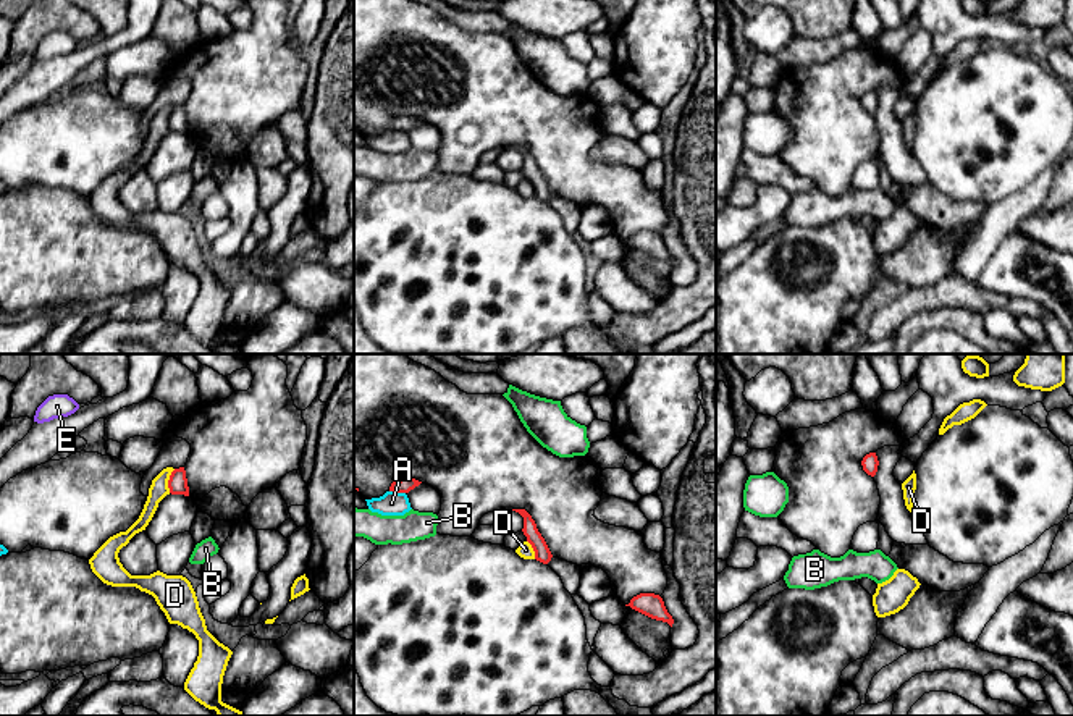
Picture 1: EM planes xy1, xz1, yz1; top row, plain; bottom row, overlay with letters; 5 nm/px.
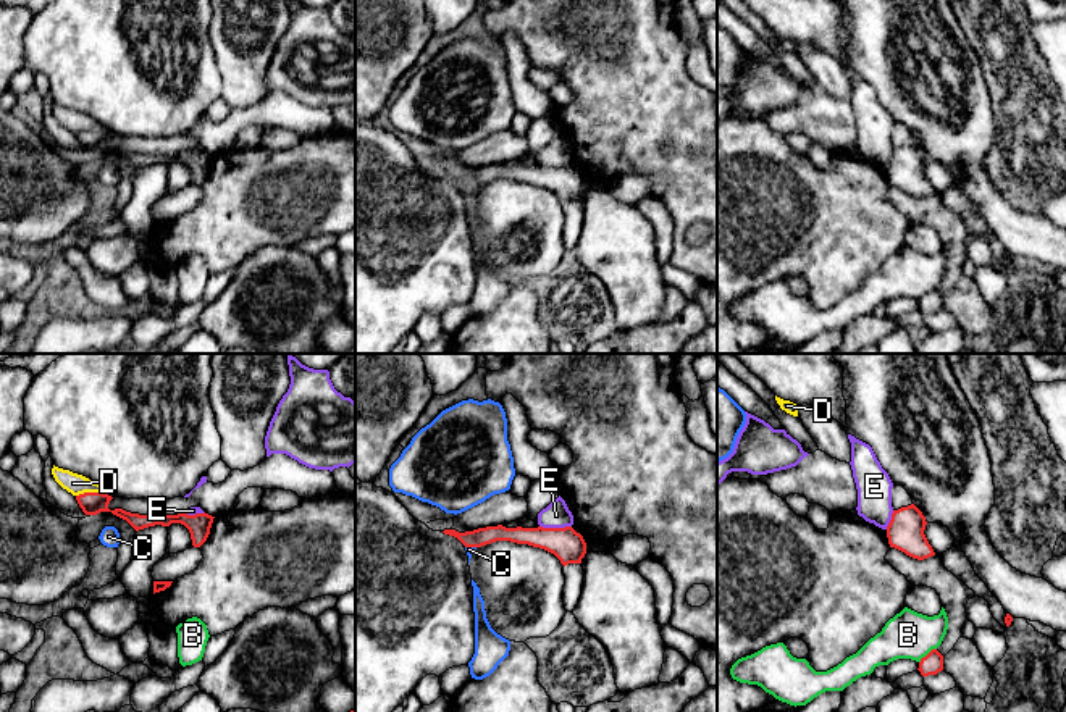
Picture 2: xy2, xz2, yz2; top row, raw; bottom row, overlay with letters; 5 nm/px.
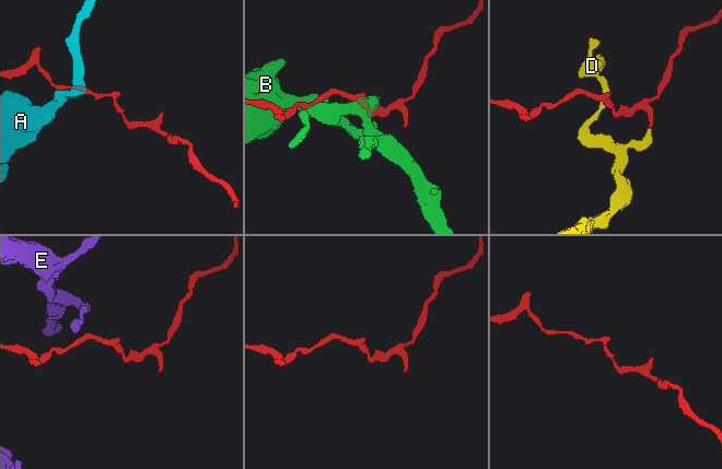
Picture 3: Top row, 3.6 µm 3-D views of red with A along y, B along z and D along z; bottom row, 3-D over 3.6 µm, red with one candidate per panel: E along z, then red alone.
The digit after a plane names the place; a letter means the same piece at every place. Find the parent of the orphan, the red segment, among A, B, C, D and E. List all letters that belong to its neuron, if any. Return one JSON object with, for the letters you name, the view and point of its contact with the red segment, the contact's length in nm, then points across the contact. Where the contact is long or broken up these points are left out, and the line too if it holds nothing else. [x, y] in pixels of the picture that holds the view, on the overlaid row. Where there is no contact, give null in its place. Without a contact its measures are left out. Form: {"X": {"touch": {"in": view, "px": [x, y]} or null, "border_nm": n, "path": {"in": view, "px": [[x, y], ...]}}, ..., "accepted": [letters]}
{"D": {"touch": {"in": "xy2", "px": [91, 493]}, "border_nm": 160}, "accepted": ["D"]}

